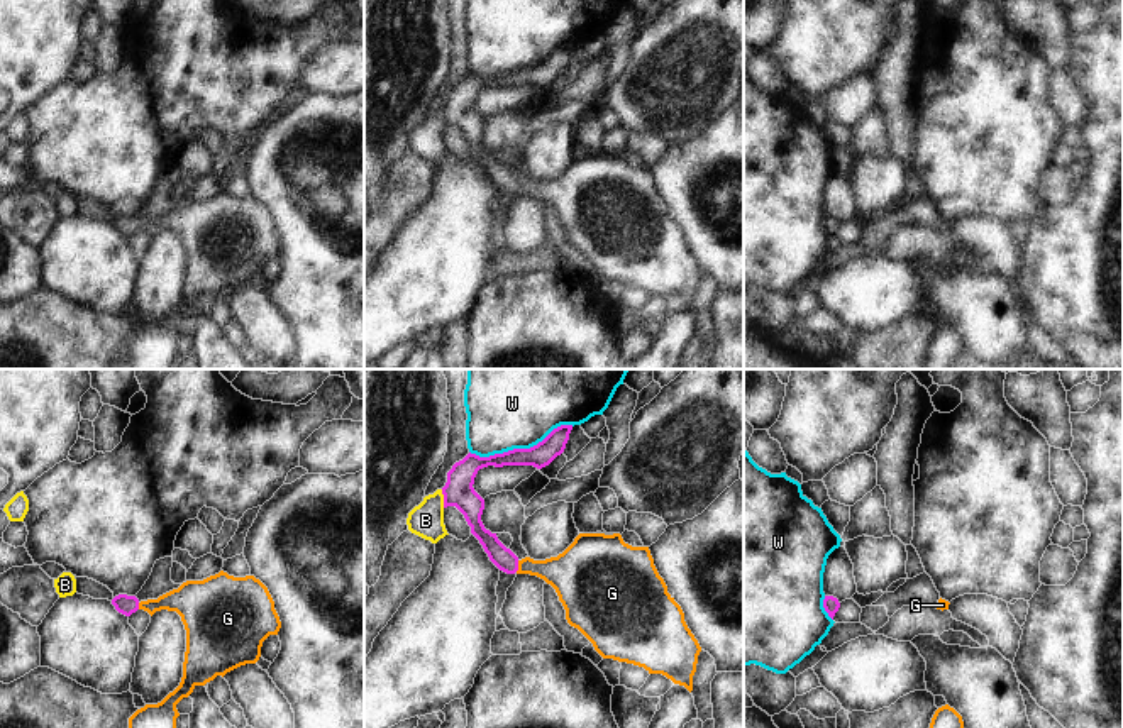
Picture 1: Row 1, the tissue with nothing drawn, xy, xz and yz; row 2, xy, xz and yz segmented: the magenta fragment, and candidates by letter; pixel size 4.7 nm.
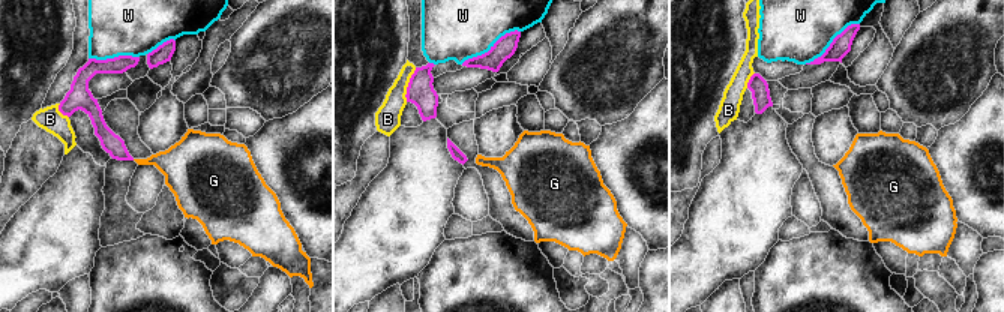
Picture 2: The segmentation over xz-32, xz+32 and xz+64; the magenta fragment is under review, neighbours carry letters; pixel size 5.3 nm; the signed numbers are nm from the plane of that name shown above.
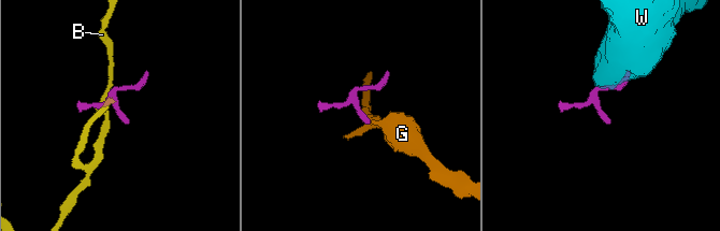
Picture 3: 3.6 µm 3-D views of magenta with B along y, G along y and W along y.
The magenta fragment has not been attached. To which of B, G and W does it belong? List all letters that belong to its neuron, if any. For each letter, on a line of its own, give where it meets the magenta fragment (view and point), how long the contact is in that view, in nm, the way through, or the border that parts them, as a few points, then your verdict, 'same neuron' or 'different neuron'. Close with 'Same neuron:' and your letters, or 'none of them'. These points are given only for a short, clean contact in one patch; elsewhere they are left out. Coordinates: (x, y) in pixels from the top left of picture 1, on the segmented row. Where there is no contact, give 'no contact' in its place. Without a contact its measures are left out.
B: meets magenta in xz at (444, 498); contact 90 nm long; border along xz (441, 490), (444, 507); different neuron
G: meets magenta in xz at (517, 566); contact 60 nm long; runs through xz (500, 556), (517, 566), (568, 573); same neuron
W: meets magenta in xz at (520, 449); contact 500 nm long; different neuron
Same neuron: G

